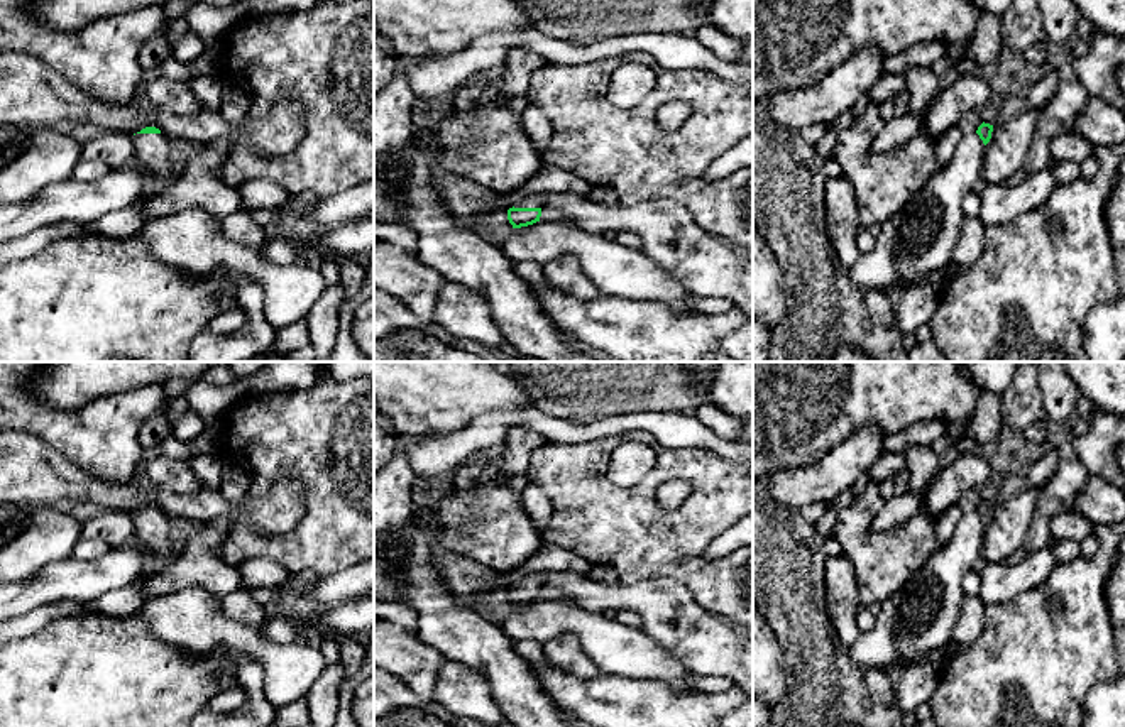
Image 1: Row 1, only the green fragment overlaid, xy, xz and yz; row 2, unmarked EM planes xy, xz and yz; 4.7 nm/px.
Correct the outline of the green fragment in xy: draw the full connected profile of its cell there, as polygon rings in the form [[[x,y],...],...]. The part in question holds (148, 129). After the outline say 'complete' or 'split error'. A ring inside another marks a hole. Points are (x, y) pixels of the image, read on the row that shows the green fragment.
[[[145,127],[134,135],[135,164],[145,176],[161,184],[173,184],[173,149],[166,135],[156,127]]]; split error

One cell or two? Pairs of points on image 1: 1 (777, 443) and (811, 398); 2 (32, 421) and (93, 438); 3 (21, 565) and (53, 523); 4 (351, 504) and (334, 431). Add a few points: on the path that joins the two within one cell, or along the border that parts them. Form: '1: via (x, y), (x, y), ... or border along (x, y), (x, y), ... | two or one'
1: via (777, 431), (799, 409) | one
2: via (48, 425), (78, 435) | one
3: via (21, 555), (43, 533) | one
4: via (351, 486), (351, 450) | one

